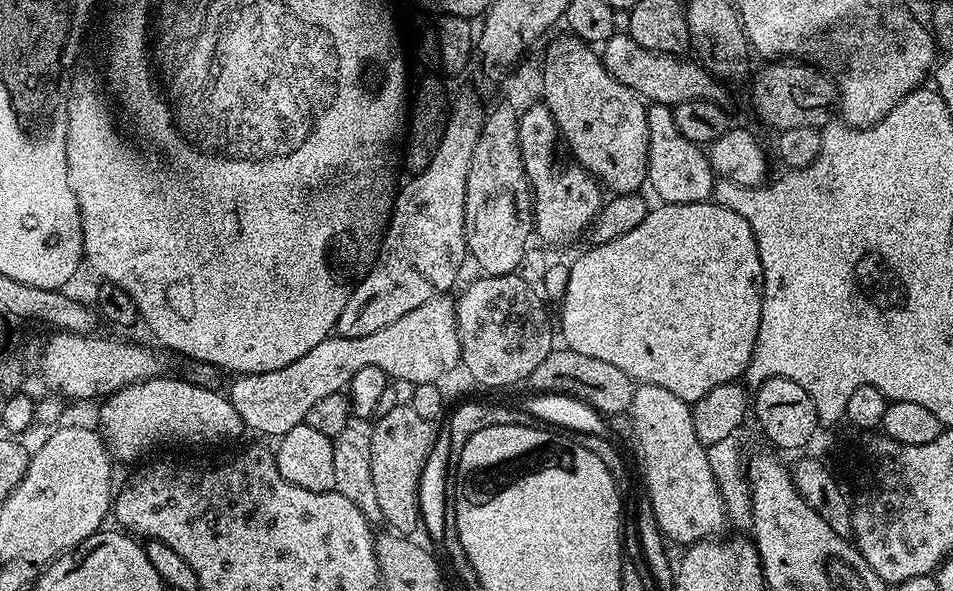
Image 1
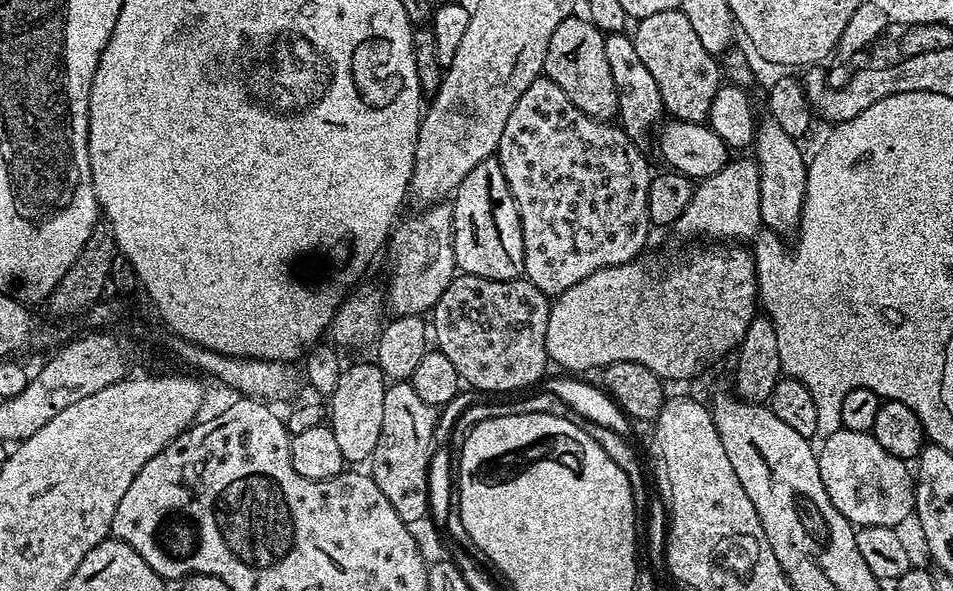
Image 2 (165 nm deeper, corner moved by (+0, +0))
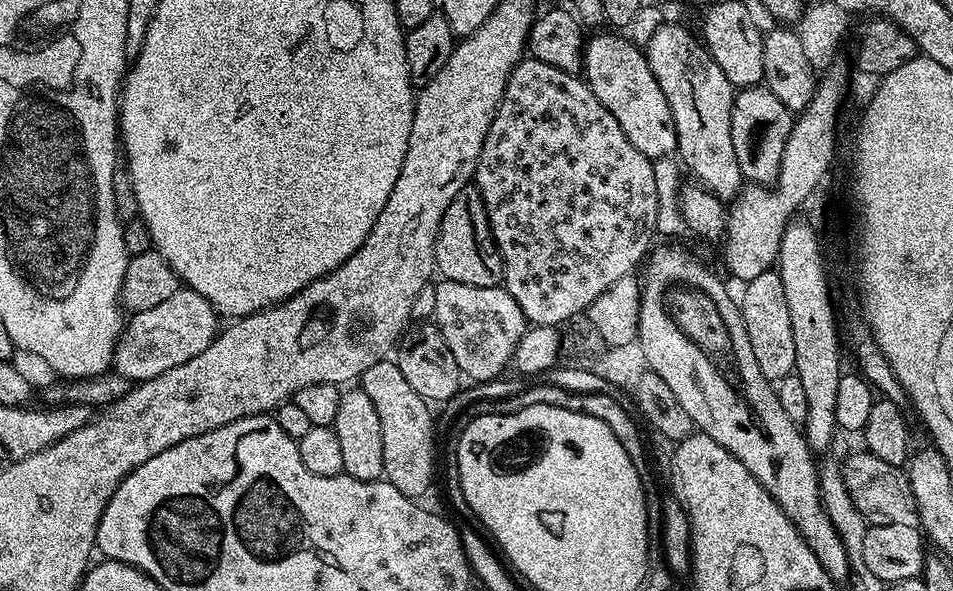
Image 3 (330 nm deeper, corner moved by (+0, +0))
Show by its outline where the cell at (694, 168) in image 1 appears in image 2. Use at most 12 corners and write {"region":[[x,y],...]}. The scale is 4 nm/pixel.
{"region":[[605,35],[619,127],[635,144],[666,116],[631,35]]}

